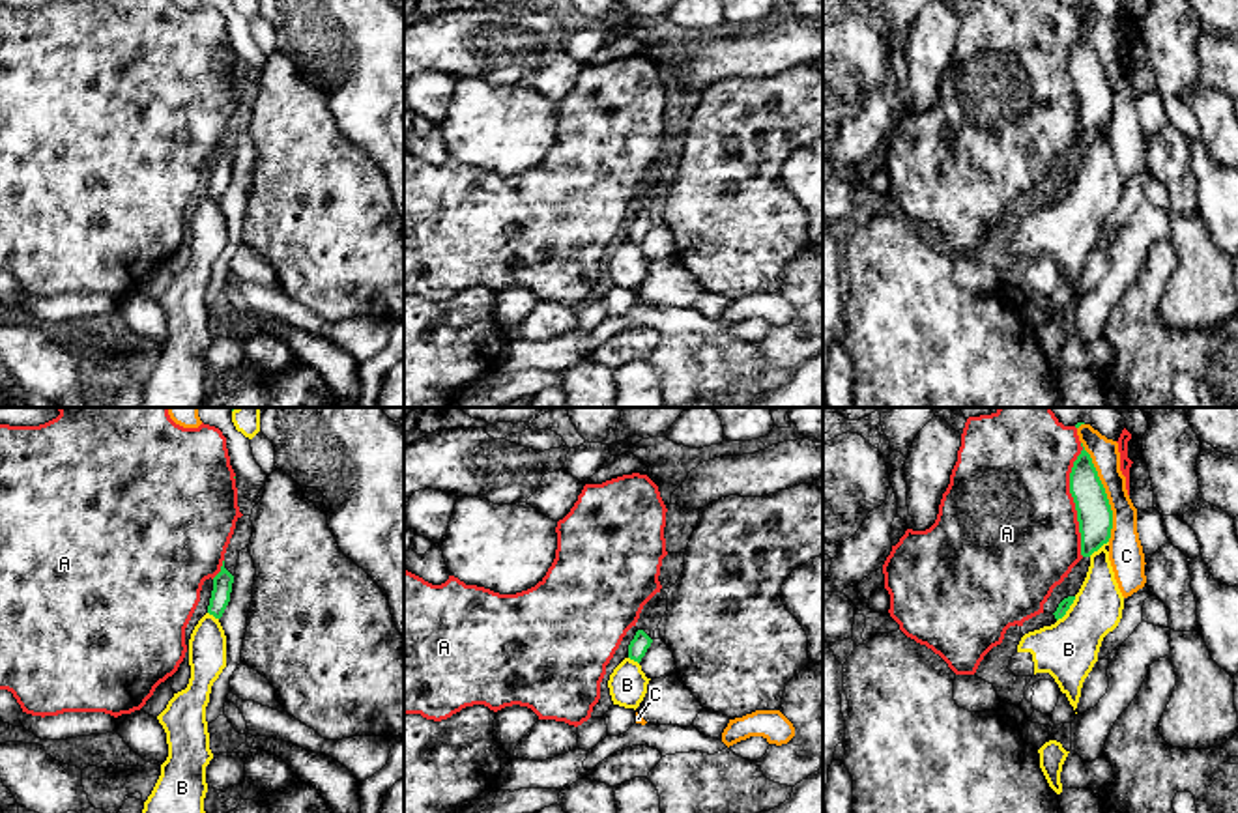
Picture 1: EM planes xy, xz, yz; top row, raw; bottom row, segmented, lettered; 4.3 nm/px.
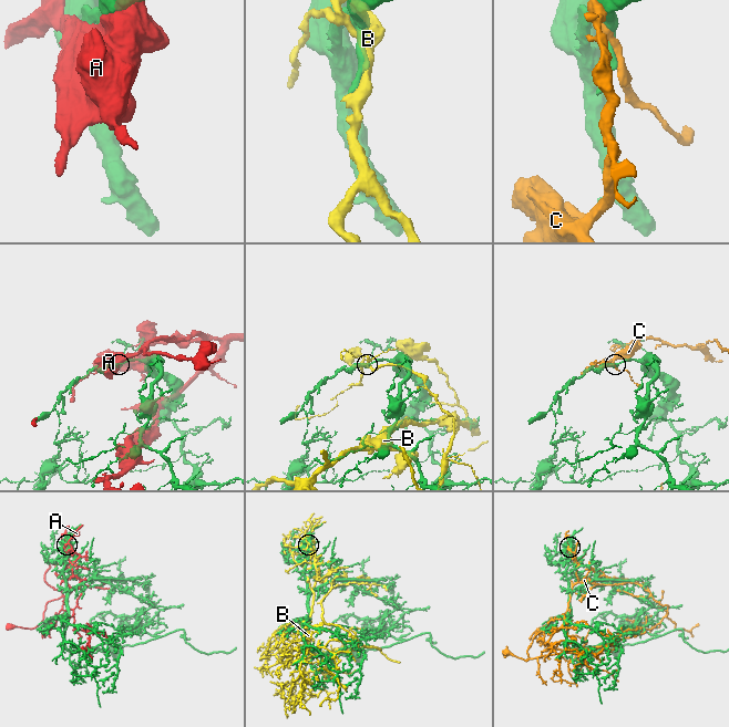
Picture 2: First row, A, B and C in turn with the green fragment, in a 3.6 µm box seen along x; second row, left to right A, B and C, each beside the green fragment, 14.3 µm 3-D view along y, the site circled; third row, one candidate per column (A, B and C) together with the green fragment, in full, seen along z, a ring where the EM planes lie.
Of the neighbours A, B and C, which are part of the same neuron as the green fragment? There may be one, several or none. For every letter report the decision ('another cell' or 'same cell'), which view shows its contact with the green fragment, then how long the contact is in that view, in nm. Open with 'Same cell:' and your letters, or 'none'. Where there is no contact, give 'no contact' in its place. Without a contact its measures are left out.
Same cell: none
A: another cell | yz | 480 nm
B: another cell | yz | 140 nm
C: another cell | yz | 440 nm

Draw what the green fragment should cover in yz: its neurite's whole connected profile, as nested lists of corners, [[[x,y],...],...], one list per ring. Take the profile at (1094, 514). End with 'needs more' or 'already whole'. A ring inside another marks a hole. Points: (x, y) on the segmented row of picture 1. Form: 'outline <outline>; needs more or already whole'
outline [[[1081,450],[1070,473],[1070,493],[1075,503],[1081,555],[1090,557],[1111,538],[1113,510],[1090,454]]]; already whole

